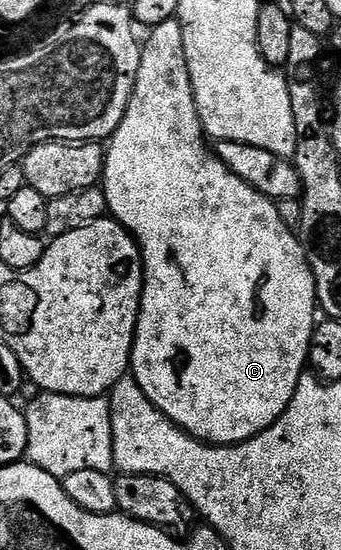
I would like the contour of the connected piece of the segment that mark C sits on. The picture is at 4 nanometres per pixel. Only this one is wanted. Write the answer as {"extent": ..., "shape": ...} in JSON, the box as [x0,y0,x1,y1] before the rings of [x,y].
{"extent":[102,19,318,445],"shape":[[[173,19],[151,26],[149,33],[152,34],[142,41],[140,66],[132,88],[132,98],[126,107],[126,115],[120,126],[112,132],[106,145],[102,178],[108,213],[113,221],[117,221],[132,234],[132,238],[140,246],[140,258],[144,260],[144,293],[140,296],[140,314],[136,324],[136,338],[132,344],[130,373],[135,377],[138,387],[142,387],[150,403],[154,403],[154,407],[158,407],[158,411],[162,411],[169,421],[180,426],[192,437],[210,445],[237,445],[266,431],[266,427],[270,427],[284,414],[290,399],[294,399],[294,391],[300,378],[305,376],[306,366],[310,361],[312,330],[318,324],[316,280],[304,244],[294,232],[293,226],[291,229],[284,222],[284,217],[280,214],[281,206],[232,173],[230,167],[216,156],[198,115],[186,59],[184,32],[179,20]]]}

